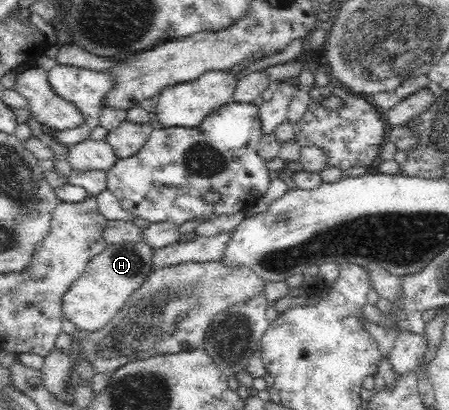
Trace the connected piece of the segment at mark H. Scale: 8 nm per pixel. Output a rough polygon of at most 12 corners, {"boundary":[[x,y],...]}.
{"boundary":[[143,241],[107,244],[62,297],[79,331],[107,325],[154,269]]}

